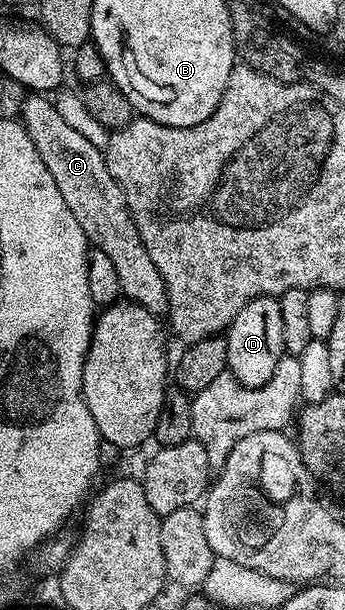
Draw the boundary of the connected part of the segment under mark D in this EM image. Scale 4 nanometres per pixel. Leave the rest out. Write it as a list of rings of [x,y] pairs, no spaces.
[[[257,297],[252,299],[232,319],[230,328],[225,330],[227,343],[226,368],[241,385],[260,387],[276,375],[276,367],[284,356],[284,323],[280,320],[280,303],[276,297]]]

